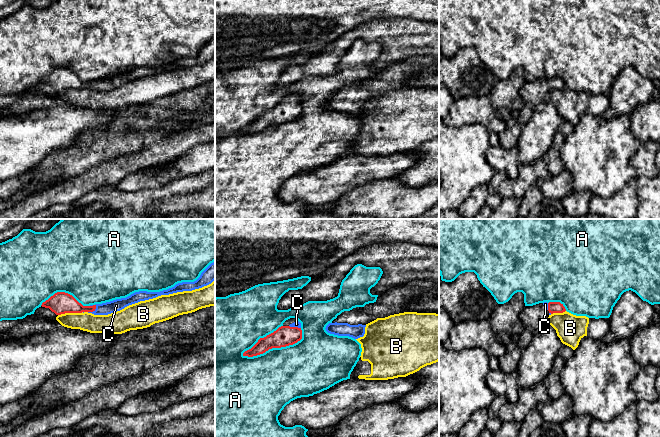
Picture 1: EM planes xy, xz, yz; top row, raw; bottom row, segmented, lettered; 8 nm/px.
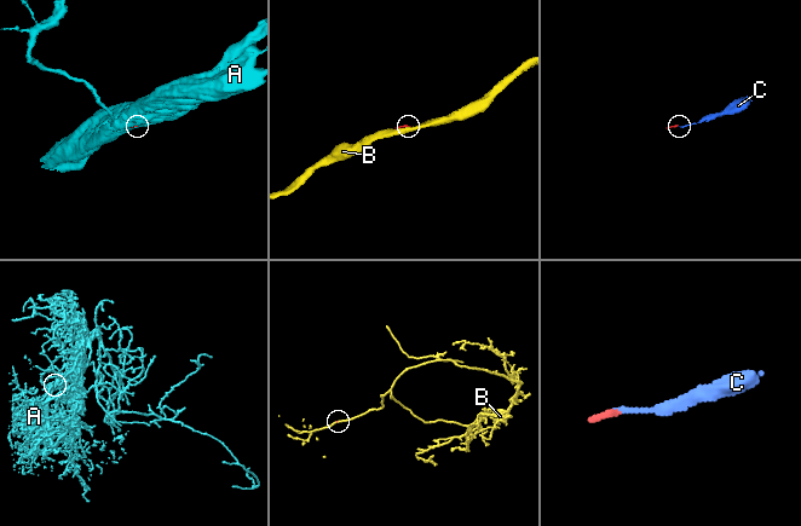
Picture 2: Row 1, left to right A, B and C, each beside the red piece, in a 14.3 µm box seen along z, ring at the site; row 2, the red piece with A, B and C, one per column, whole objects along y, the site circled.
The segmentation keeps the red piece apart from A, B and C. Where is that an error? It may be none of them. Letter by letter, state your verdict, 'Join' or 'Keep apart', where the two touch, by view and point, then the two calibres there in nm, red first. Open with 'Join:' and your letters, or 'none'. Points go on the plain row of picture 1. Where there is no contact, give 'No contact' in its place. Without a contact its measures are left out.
Join: C
A: Keep apart. Touches red at xz (275, 123). Thickness 160 nm (red) against 440 nm
B: Keep apart. Touches red at xy (70, 88). Thickness 180 nm (red) against 150 nm
C: Join. Touches red at xy (93, 86). Thickness 160 nm (red) against 100 nm

